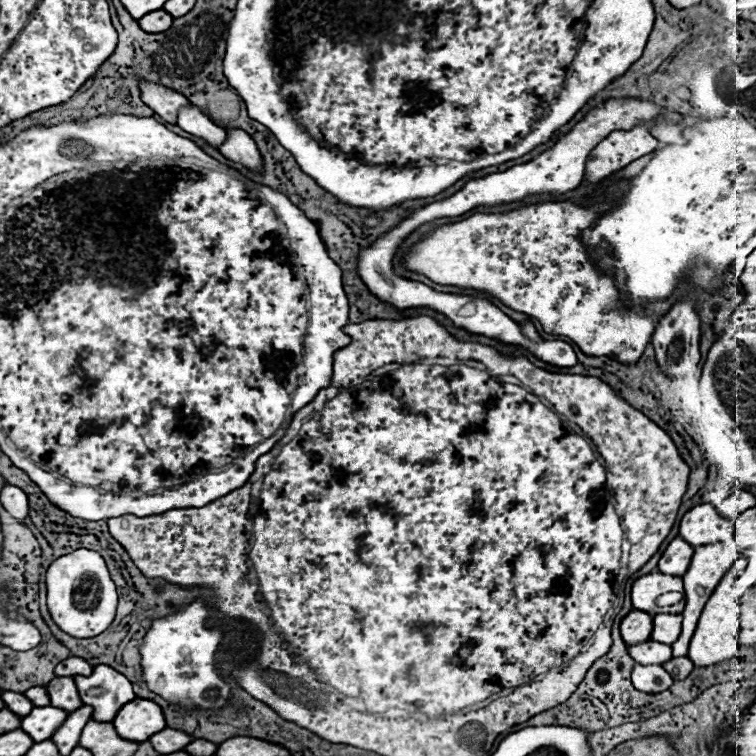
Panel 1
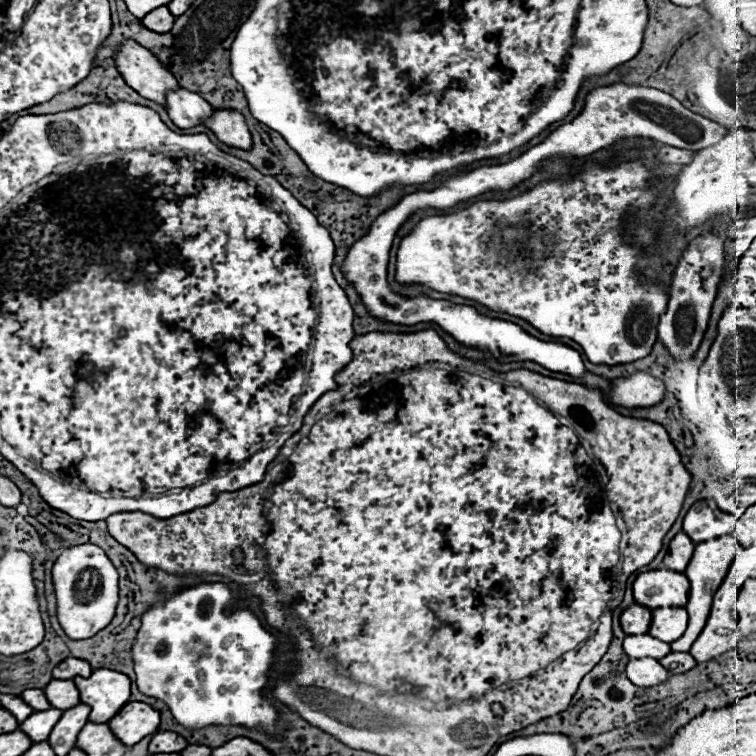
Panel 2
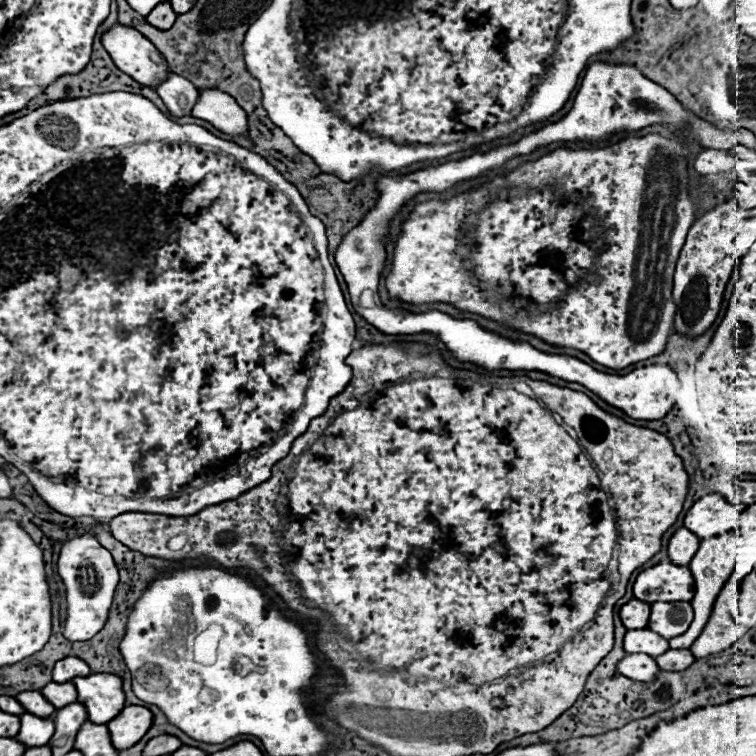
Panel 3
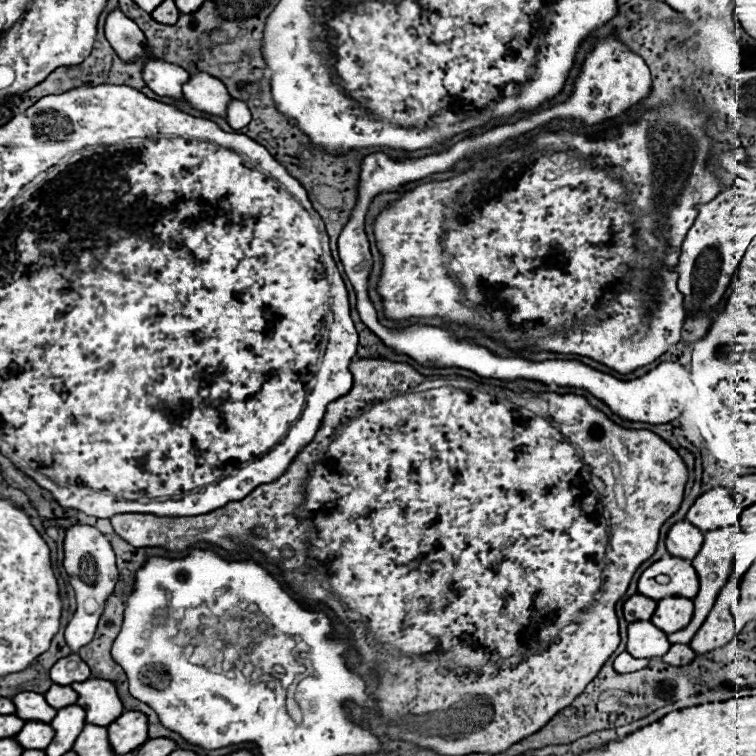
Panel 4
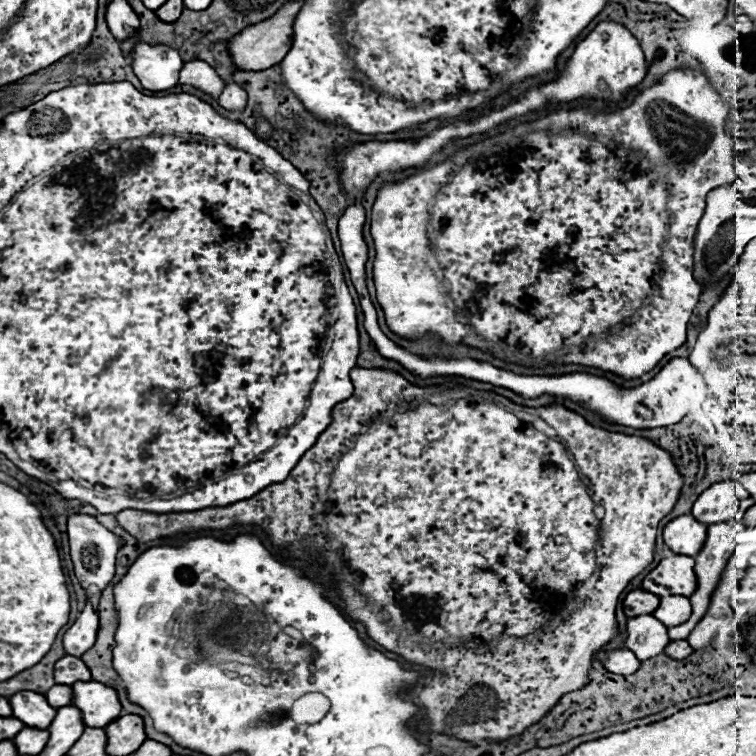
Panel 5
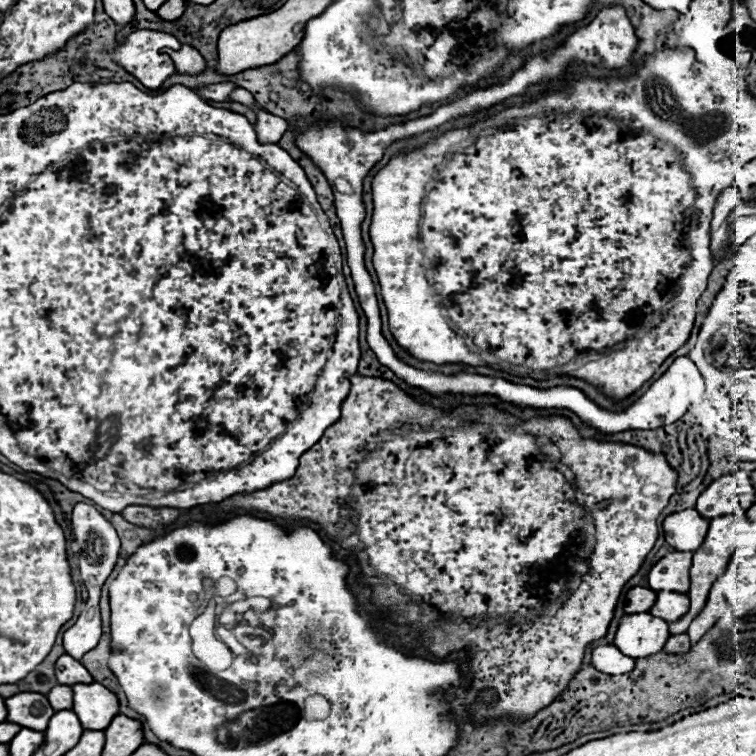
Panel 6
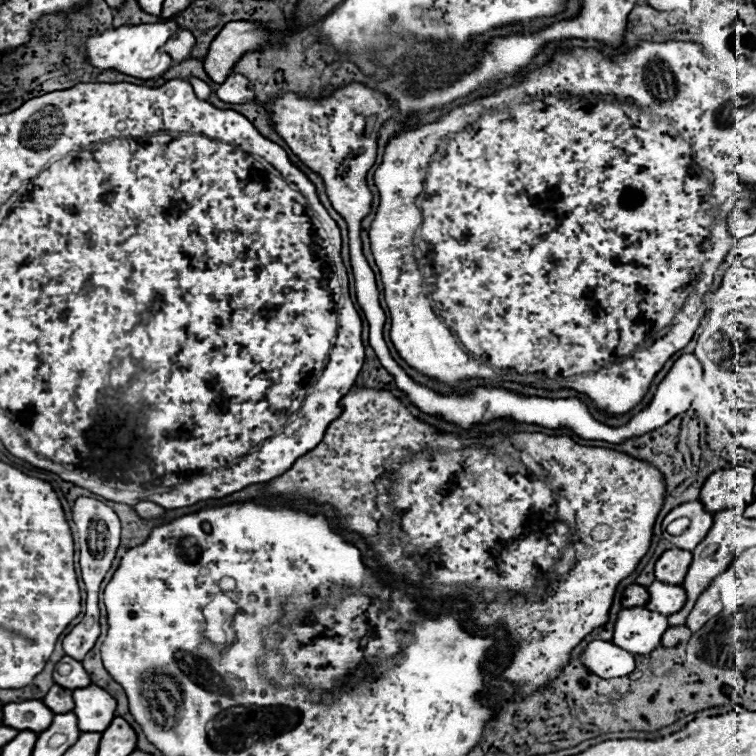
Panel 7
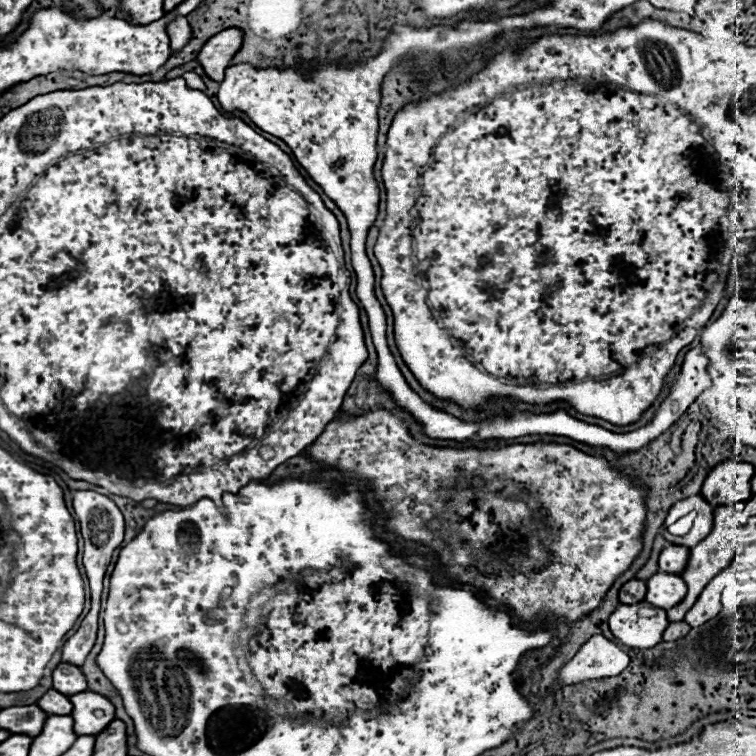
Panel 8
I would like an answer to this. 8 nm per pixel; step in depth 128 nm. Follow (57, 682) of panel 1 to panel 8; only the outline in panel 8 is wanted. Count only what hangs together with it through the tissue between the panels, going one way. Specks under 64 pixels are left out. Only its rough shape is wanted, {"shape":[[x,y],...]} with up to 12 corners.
{"shape":[[50,690],[38,700],[44,712],[66,716],[72,702],[66,694]]}

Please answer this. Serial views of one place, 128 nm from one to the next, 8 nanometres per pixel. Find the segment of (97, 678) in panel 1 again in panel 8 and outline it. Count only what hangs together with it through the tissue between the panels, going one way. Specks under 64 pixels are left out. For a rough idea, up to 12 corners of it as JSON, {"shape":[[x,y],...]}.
{"shape":[[98,692],[70,696],[76,734],[100,734],[114,704]]}

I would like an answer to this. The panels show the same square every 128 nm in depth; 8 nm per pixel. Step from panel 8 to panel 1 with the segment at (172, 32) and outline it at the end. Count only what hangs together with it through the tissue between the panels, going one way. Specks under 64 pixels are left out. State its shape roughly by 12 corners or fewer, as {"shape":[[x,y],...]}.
{"shape":[[228,130],[220,148],[228,160],[262,172],[262,156],[244,130]]}

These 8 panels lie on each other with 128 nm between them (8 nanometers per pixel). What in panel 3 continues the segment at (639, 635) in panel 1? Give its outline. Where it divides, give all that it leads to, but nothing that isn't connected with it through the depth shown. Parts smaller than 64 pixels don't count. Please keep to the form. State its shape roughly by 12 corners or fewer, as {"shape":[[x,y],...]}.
{"shape":[[630,600],[620,608],[628,630],[646,628],[650,604]]}

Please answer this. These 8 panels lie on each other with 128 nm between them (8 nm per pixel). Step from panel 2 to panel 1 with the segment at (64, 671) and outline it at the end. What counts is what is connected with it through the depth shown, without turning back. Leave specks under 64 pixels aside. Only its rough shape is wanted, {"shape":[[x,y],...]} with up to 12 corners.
{"shape":[[66,658],[56,676],[88,676],[92,666],[82,658]]}

